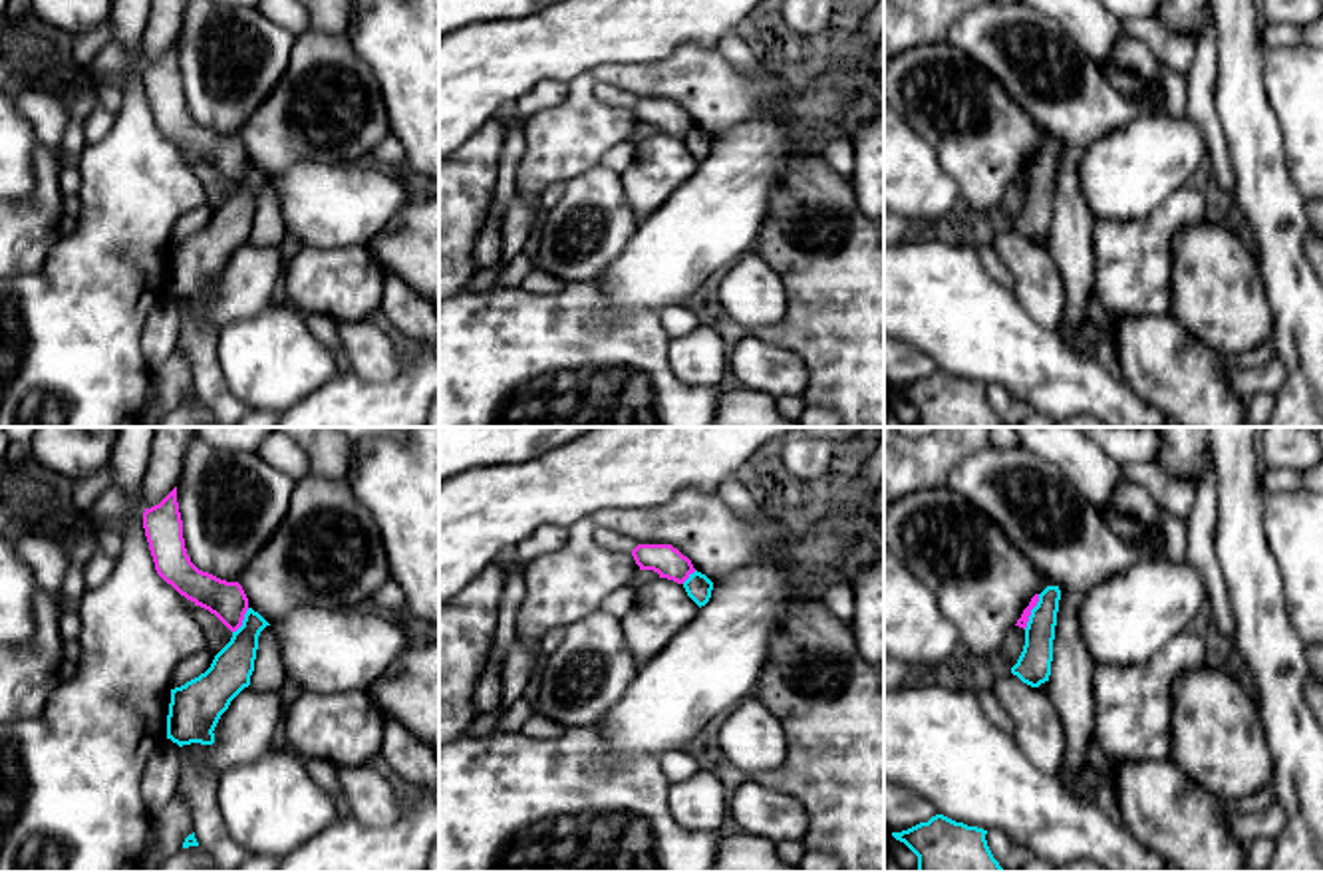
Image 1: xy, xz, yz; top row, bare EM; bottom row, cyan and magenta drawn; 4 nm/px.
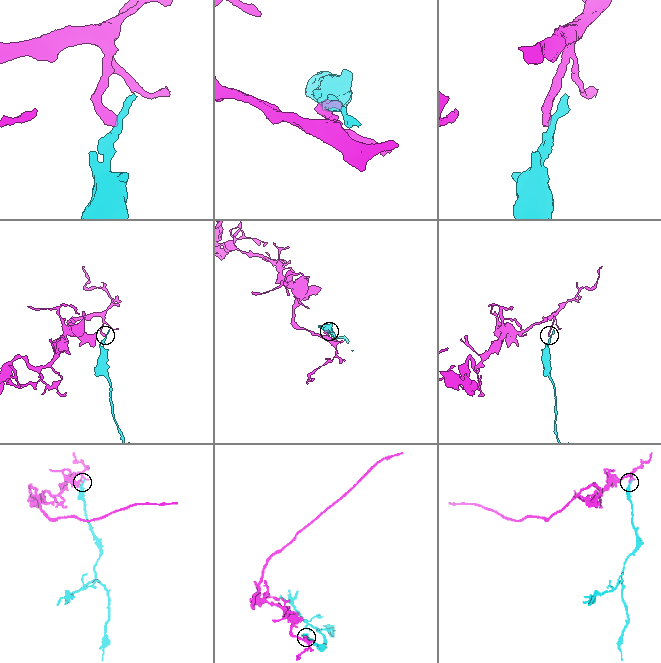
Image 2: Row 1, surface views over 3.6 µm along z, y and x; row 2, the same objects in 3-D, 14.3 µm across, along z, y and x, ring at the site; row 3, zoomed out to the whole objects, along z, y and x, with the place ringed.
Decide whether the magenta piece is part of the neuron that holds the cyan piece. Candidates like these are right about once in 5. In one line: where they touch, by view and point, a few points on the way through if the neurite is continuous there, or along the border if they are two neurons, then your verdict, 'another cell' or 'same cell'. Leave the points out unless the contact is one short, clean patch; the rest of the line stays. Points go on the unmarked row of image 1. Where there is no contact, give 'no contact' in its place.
meets cyan in yz at (1031, 167); border along yz (1039, 149), (1024, 183); another cell

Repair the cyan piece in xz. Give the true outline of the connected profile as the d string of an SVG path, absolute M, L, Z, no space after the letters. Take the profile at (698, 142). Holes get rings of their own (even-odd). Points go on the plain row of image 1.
M695 125L683 137L683 143L685 143L687 151L701 163L711 153L713 137L705 129Z

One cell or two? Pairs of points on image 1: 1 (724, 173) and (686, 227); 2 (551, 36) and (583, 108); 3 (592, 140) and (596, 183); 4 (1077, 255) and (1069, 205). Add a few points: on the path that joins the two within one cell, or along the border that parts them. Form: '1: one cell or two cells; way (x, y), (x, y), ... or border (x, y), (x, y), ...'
1: one cell; way (724, 187), (700, 213)
2: two cells; border (590, 72), (569, 84)
3: two cells; border (598, 165), (575, 175), (567, 183)
4: one cell; way (1071, 243), (1071, 217)

